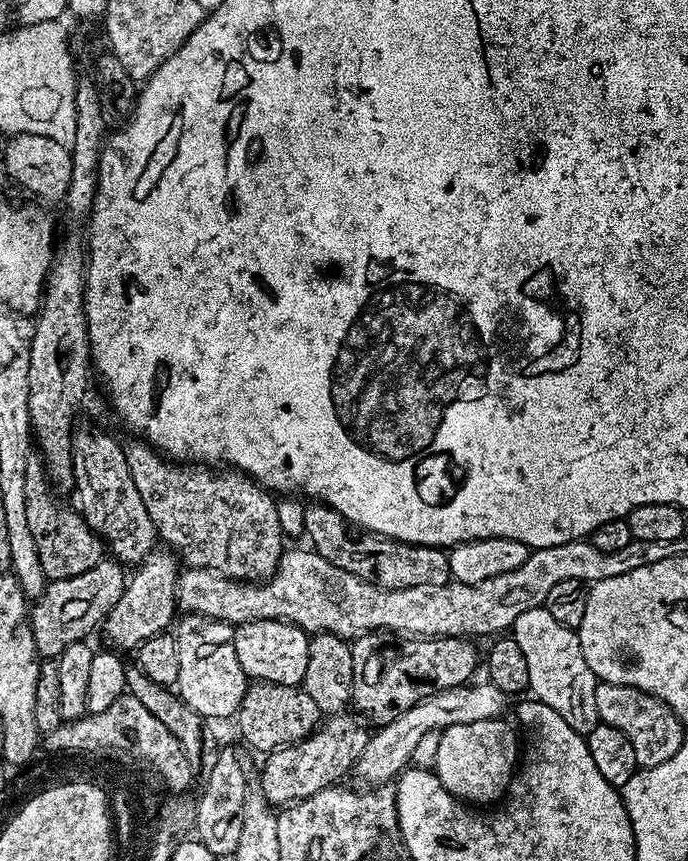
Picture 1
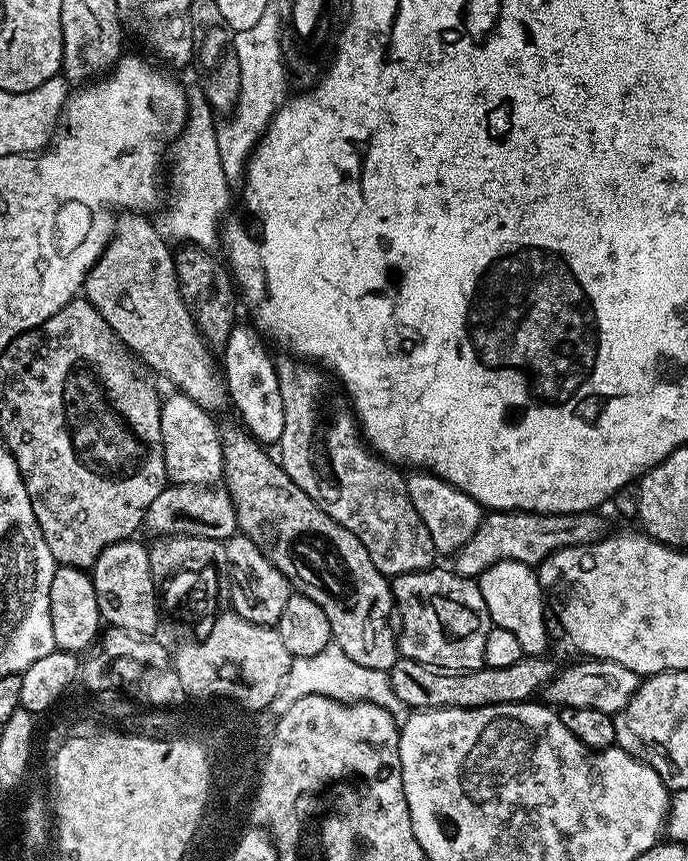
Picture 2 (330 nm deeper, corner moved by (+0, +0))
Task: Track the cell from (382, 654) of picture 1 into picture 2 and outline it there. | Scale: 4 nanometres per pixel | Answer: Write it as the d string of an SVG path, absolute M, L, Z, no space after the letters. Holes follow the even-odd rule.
M440 567L402 574L391 581L398 609L398 652L403 659L428 668L473 672L484 667L486 634L490 634L494 622L486 610L486 598L482 598L479 583Z

